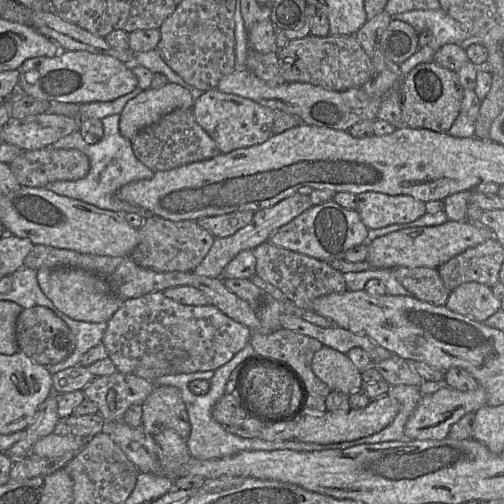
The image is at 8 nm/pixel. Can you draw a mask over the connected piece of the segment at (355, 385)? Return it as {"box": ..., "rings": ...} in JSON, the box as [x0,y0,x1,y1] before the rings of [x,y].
{"box":[311,346,363,395],"rings":[[[323,346],[314,354],[311,367],[315,375],[331,390],[350,395],[363,388],[359,369],[347,354],[336,349]]]}

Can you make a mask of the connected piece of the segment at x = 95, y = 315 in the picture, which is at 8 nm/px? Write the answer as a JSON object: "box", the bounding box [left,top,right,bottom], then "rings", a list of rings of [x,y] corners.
{"box":[37,268,124,322],"rings":[[[42,268],[37,270],[37,281],[42,292],[59,311],[78,321],[108,322],[124,302],[112,294],[108,283],[101,276],[81,269]]]}

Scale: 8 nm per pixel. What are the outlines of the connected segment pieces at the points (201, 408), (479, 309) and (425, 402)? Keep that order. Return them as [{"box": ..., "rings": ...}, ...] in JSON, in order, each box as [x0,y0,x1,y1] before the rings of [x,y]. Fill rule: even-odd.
[{"box":[153,344,326,460],"rings":[[[247,344],[234,357],[223,366],[215,371],[192,372],[192,373],[178,373],[172,375],[164,375],[155,378],[153,382],[157,386],[173,386],[180,391],[181,397],[187,408],[189,421],[191,424],[191,432],[186,440],[186,445],[192,457],[198,460],[211,460],[228,457],[242,451],[255,450],[283,450],[291,449],[297,451],[318,451],[326,450],[326,444],[317,443],[298,443],[298,442],[280,442],[266,441],[262,438],[242,438],[232,434],[226,427],[218,423],[212,416],[212,410],[219,399],[225,394],[225,387],[230,378],[231,373],[238,367],[242,369],[249,361],[260,357],[255,353],[251,344]],[[203,379],[209,380],[211,383],[209,391],[204,395],[196,395],[189,389],[189,384],[193,380]]]},{"box":[445,282,501,322],"rings":[[[466,282],[450,292],[445,305],[472,320],[485,322],[501,309],[501,300],[494,296],[489,286],[479,282]]]},{"box":[404,385,487,440],"rings":[[[444,385],[430,395],[423,396],[404,427],[404,437],[410,440],[440,440],[448,437],[451,426],[467,413],[475,413],[487,404],[482,386],[473,391],[459,391]]]}]

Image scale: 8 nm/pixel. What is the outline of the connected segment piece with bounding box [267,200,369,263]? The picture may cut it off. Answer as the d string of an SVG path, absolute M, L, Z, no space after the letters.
M331 200L312 206L277 229L267 241L275 246L329 263L335 259L344 259L350 248L366 240L368 231L356 210L344 208Z

